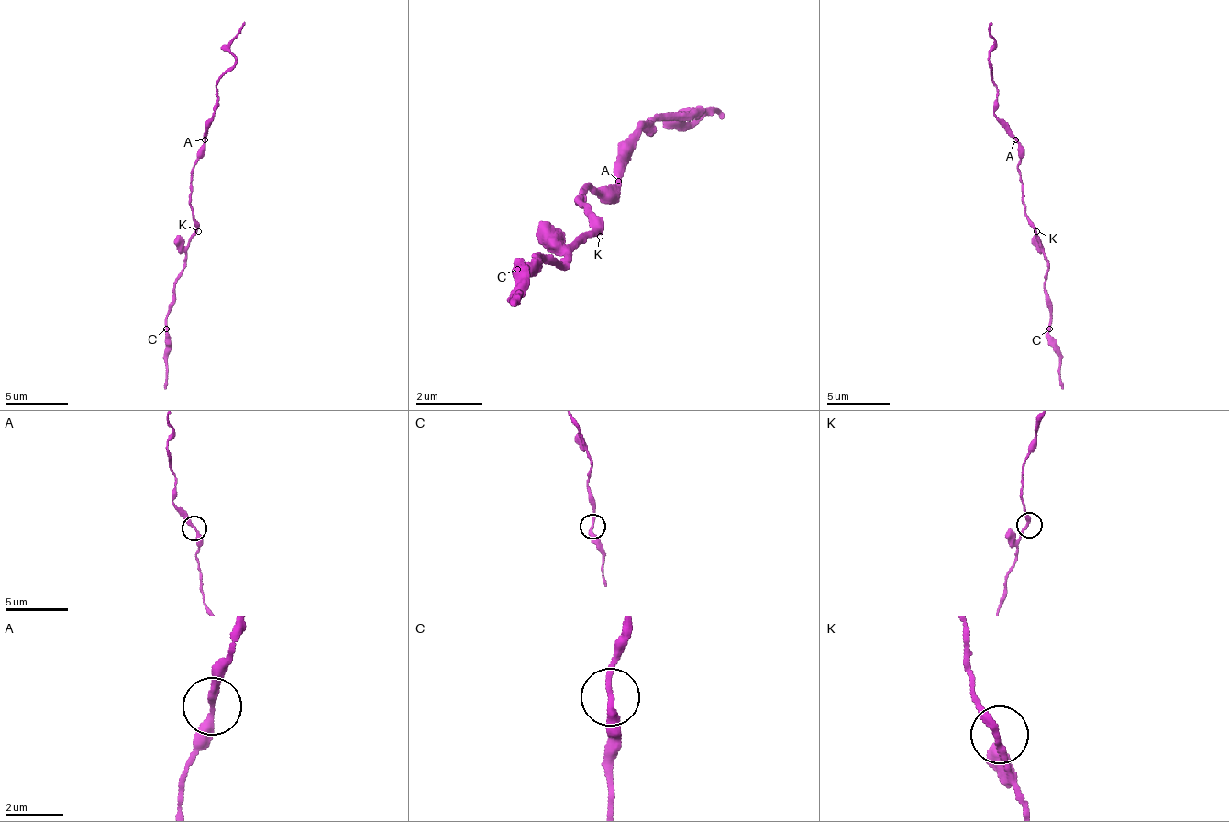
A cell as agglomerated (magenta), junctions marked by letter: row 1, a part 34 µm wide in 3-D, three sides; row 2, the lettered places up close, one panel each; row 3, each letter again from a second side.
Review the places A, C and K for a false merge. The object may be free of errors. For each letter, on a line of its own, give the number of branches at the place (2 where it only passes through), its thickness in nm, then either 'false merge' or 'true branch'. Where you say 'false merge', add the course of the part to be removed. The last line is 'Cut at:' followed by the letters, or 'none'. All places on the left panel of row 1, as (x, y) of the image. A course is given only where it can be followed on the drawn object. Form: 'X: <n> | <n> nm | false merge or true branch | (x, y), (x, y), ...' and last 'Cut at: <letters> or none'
A: 2 | 260 nm | true branch
C: 2 | 240 nm | true branch
K: 2 | 240 nm | true branch
Cut at: none

